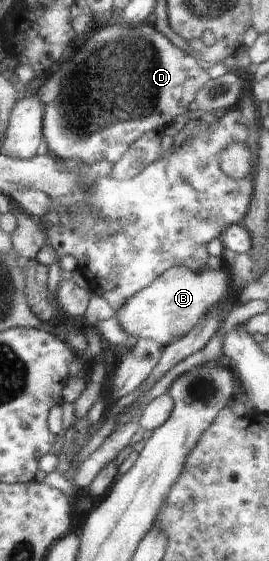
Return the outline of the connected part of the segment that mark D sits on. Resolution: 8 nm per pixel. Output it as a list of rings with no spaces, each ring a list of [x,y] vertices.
[[[147,21],[109,25],[91,32],[85,39],[89,39],[87,45],[77,51],[73,59],[58,63],[53,75],[40,85],[36,95],[43,103],[43,149],[58,160],[77,159],[85,165],[93,165],[97,161],[114,164],[131,147],[129,143],[117,145],[117,129],[125,133],[137,131],[133,139],[151,132],[163,135],[167,123],[189,110],[196,92],[211,78],[193,56],[173,45]]]

